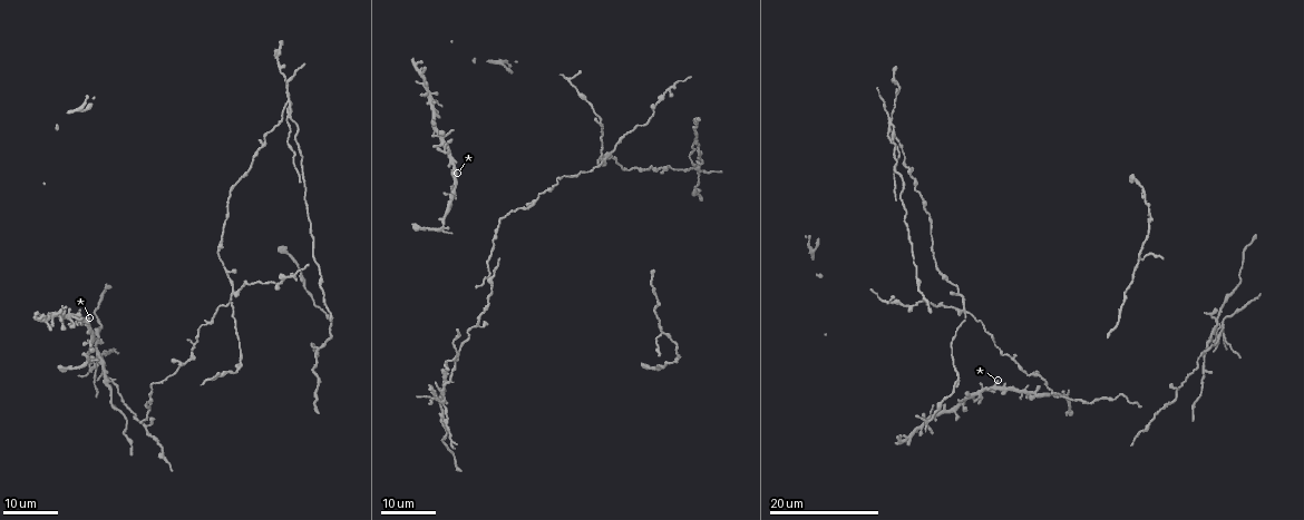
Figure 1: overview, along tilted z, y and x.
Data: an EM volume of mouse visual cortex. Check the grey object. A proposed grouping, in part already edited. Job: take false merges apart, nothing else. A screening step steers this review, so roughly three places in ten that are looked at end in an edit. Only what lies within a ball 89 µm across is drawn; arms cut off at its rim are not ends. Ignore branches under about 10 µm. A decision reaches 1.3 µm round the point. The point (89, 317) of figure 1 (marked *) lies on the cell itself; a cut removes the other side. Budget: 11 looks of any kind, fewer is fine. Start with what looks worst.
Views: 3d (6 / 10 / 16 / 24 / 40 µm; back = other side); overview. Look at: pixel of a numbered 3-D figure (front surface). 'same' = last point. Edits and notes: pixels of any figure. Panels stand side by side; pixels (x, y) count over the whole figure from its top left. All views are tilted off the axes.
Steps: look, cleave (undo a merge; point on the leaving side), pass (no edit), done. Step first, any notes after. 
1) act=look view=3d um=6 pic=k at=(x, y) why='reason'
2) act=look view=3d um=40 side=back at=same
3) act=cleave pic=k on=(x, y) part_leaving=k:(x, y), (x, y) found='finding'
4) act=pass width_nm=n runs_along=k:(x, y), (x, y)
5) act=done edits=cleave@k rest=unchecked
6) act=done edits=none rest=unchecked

act=look view=3d um=24 pic=1 at=(607, 158) why='four-way junction'

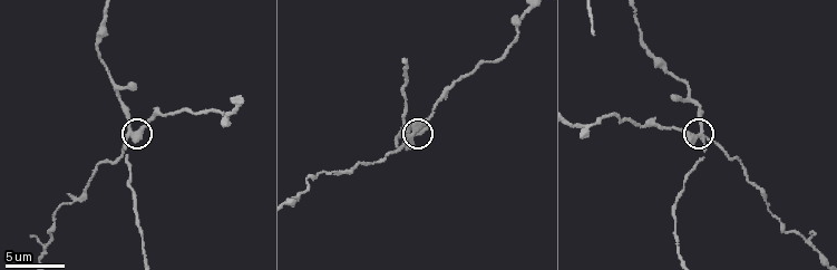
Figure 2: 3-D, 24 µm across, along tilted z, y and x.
act=look view=3d um=6 pic=2 at=(130, 133)

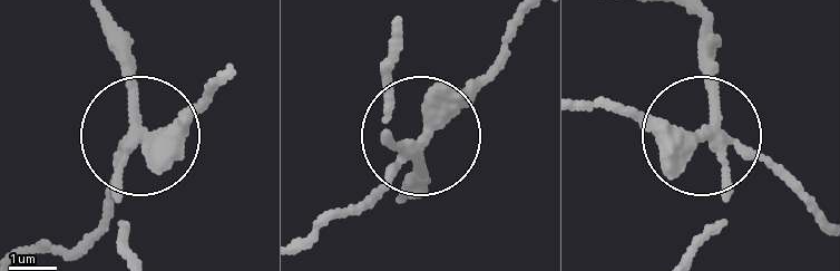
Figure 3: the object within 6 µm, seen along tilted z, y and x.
act=cleave pic=3 on=(154, 172) side_arm_um=25 part_leaving=3:(127, 145), (103, 218), (81, 241), (28, 253) found='a second cell is stuck on'

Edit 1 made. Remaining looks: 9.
act=look view=overview why='see it whole again'

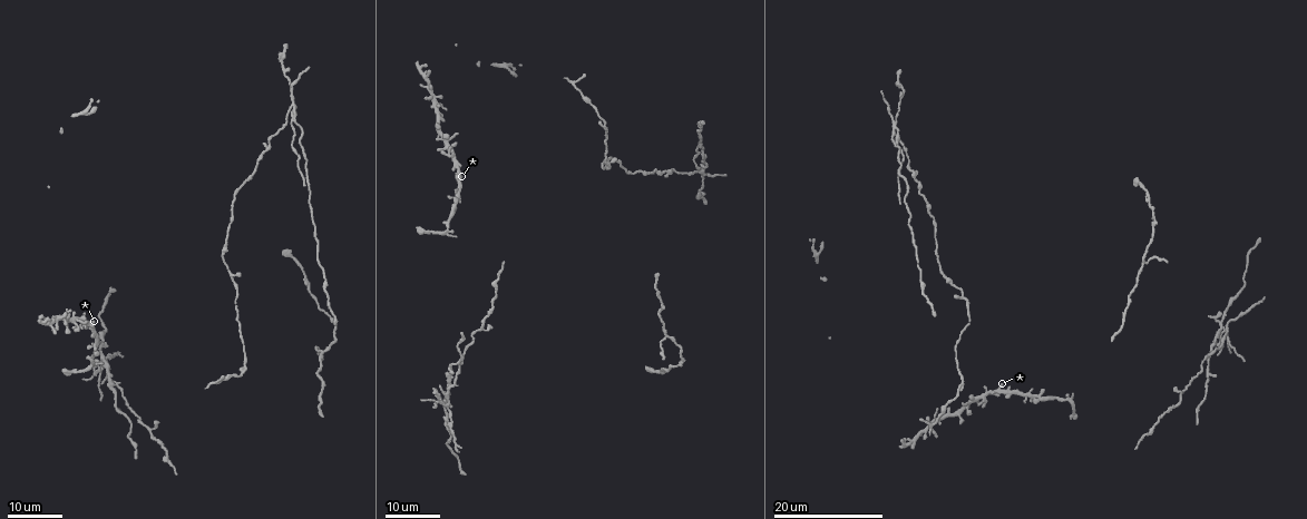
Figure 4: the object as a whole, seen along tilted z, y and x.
act=look view=3d um=16 pic=4 at=(892, 131) why='four-way junction'

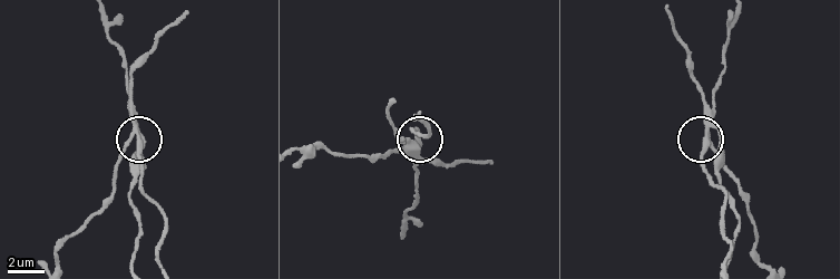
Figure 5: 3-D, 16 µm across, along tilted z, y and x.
act=look view=3d um=10 pic=5 at=(136, 139)

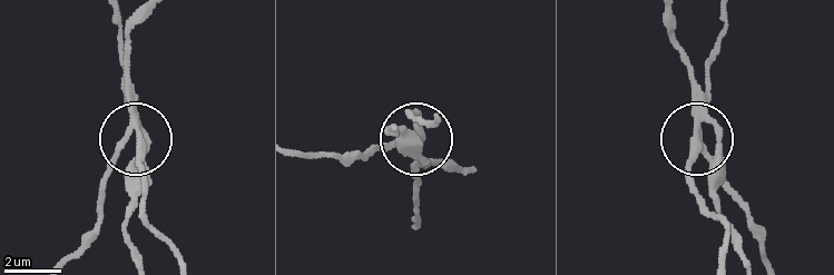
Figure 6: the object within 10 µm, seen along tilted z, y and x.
act=cleave pic=6 on=(140, 145) arms=4 part_leaving=6:(133, 111), (147, 216), (175, 257) found='a second cell is stuck on'

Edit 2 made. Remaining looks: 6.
act=look view=overview

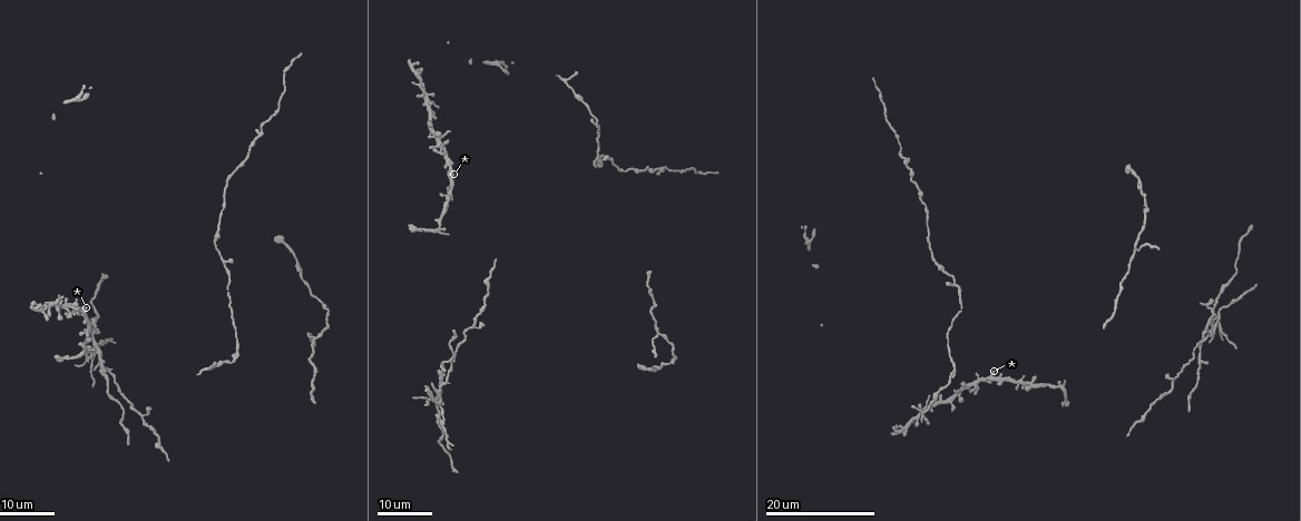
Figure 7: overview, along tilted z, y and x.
act=look view=3d um=24 pic=7 at=(989, 378) why='four or more arms meet'

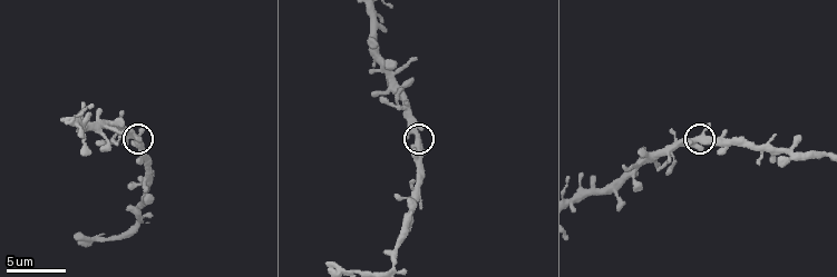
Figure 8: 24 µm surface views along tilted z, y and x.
act=look view=3d um=10 pic=8 at=(700, 140)

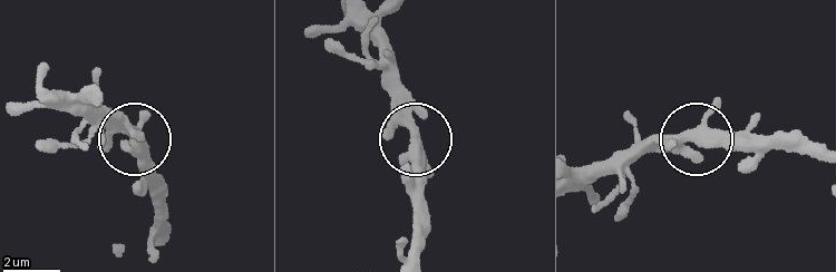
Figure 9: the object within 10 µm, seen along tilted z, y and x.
act=pass width_nm=370 runs_along=9:(431, 173), (398, 71) found='continuous, no second cell'

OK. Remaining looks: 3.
act=look view=3d um=6 pic=8 at=(139, 224) why='four arms meet'

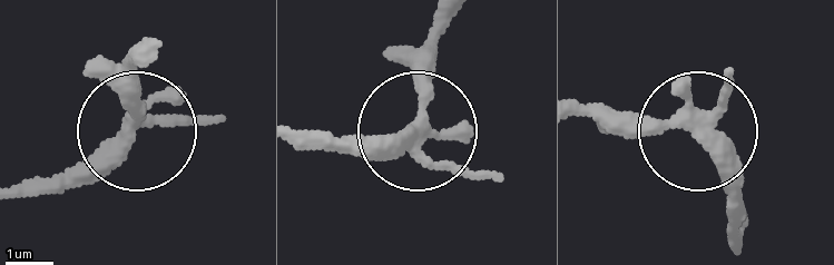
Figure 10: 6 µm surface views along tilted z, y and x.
act=pass width_nm=310 runs_along=10:(455, 12), (432, 47), (422, 140), (443, 163), (501, 178) found='one cell here'

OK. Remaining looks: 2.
act=look view=3d um=24 pic=7 at=(898, 142) why='thick turns thin'

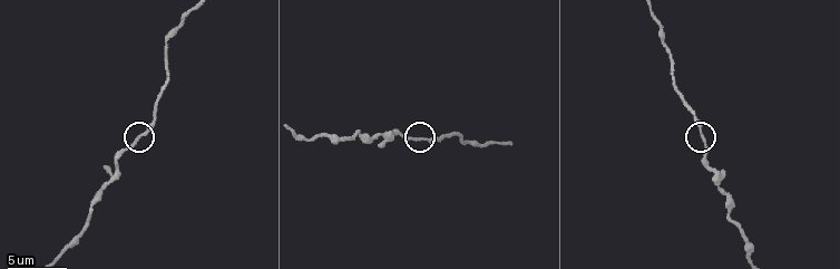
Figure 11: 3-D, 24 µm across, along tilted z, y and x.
act=look view=3d um=6 pic=11 at=(700, 137)

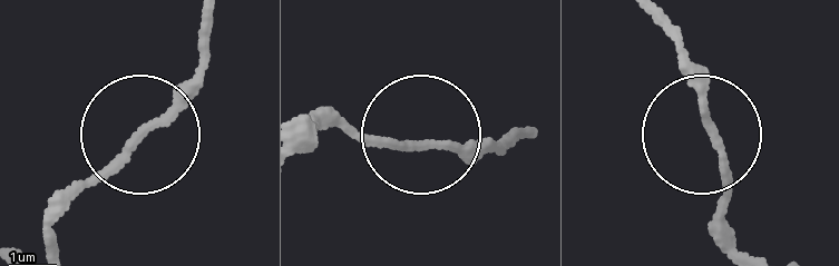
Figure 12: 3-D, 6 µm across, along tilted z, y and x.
act=pass runs_along=12:(742, 249), (674, 28) found='one cell here'

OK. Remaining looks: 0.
act=done edits=cleave@3,cleave@6 rest=unchecked

